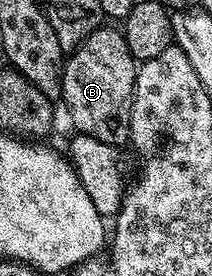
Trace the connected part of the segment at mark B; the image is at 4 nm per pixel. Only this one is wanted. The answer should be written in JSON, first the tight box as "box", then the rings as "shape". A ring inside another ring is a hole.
{"box":[61,25,137,144],"shape":[[[104,25],[89,33],[86,41],[68,54],[63,64],[61,99],[67,102],[67,111],[75,122],[74,130],[89,137],[97,137],[97,141],[126,144],[131,138],[131,99],[135,95],[136,70],[137,61],[133,53],[129,53],[129,45],[118,26]]]}

